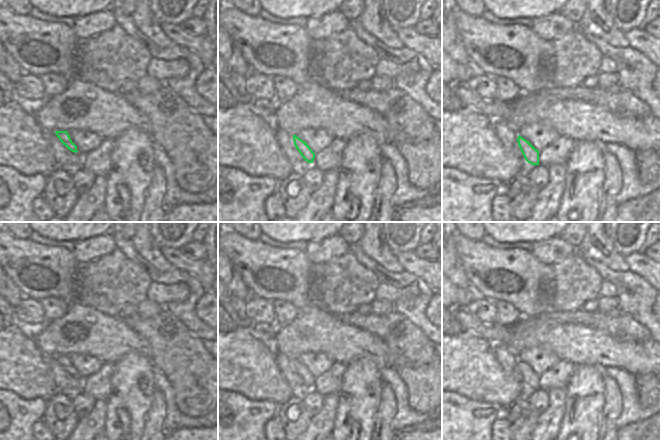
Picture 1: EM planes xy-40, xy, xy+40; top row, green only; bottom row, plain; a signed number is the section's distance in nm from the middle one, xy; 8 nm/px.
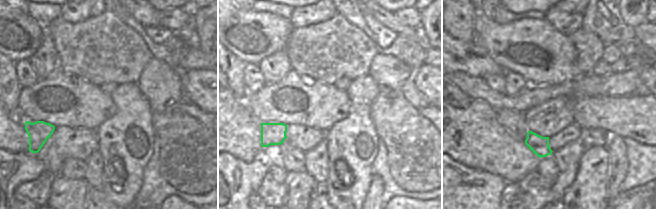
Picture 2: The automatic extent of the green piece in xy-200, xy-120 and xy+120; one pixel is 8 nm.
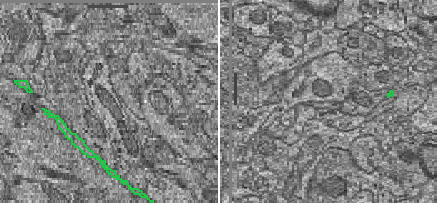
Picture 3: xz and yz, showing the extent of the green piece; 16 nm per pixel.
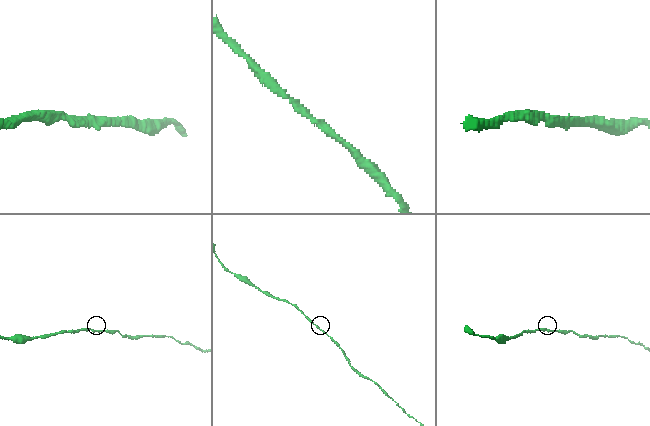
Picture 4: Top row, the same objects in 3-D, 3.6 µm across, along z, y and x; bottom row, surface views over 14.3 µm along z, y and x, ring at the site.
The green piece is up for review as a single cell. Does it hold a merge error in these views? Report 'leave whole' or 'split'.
leave whole

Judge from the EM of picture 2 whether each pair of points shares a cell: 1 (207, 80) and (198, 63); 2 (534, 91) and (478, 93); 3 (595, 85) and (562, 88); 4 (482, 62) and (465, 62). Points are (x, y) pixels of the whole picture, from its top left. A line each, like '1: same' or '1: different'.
1: different
2: same
3: different
4: same

